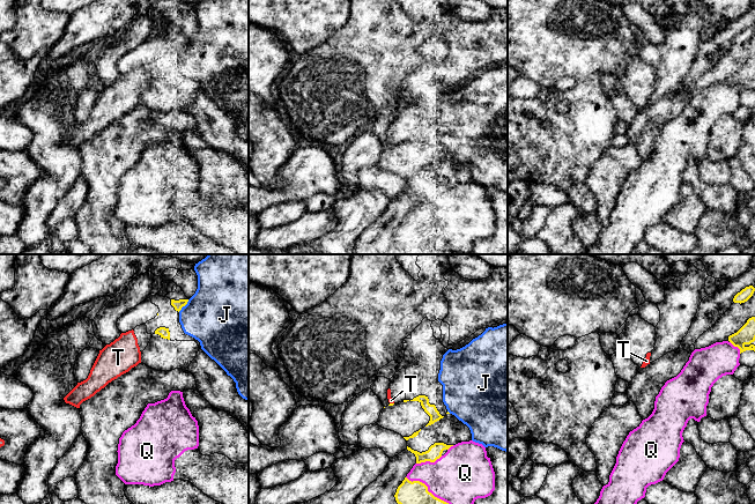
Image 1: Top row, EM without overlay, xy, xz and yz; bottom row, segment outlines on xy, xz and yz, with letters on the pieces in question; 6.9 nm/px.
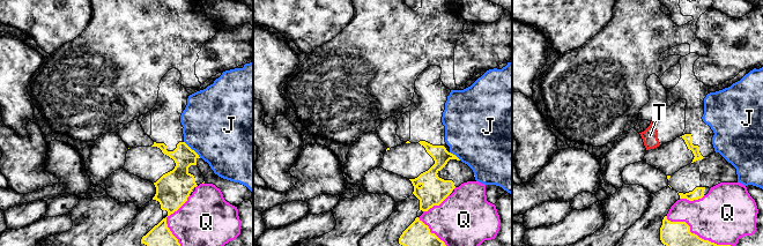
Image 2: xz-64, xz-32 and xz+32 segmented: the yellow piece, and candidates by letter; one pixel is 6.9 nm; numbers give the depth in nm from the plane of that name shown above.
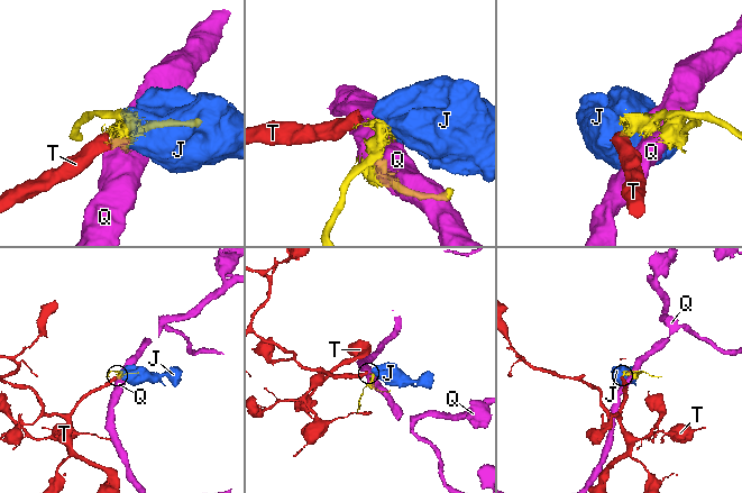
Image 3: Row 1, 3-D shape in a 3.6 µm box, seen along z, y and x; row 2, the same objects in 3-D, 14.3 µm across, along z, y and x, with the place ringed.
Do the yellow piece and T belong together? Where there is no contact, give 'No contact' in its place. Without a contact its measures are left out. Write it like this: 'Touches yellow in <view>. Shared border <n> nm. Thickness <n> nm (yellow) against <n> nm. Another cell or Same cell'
Touches yellow in xz. Shared border 30 nm. Thickness 20 nm (yellow) against 40 nm. Another cell

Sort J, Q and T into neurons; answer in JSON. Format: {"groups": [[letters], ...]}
{"groups": [["J", "T"], ["Q"]]}

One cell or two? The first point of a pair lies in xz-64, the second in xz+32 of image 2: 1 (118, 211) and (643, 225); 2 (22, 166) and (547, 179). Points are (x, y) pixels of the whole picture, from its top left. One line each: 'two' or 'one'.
1: two
2: two

